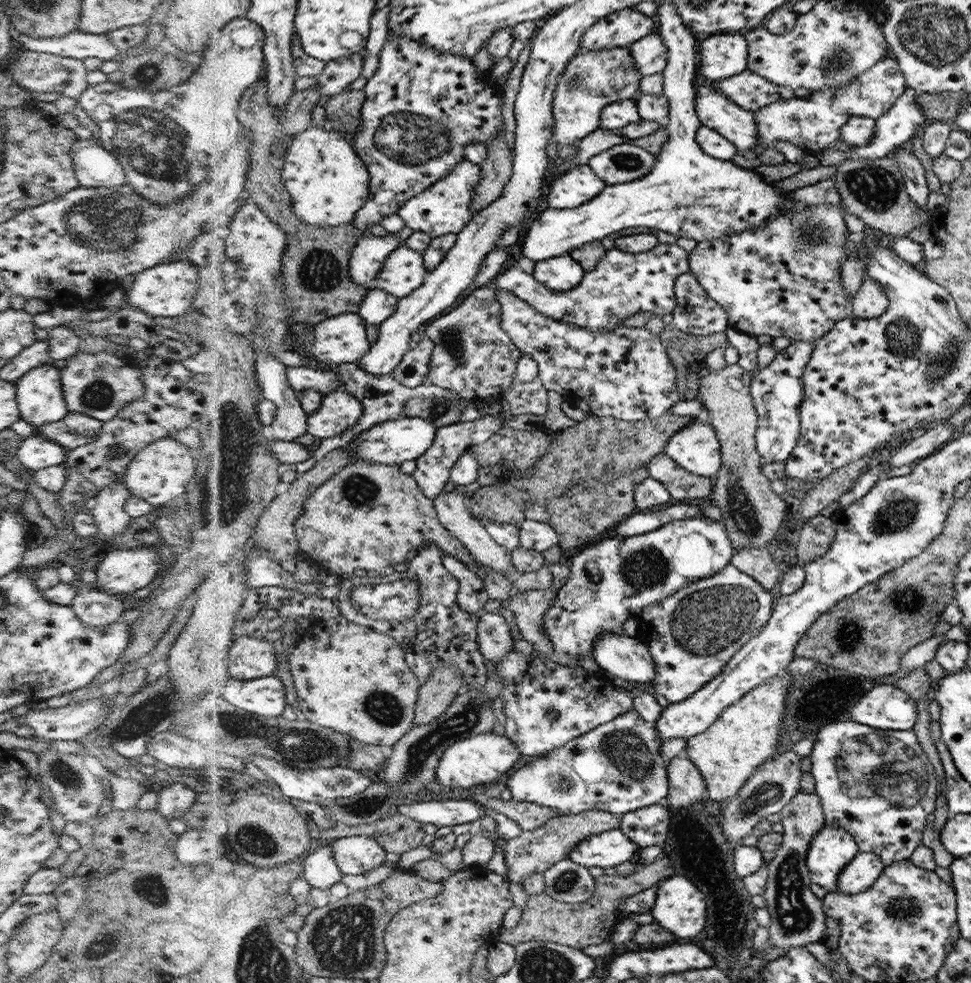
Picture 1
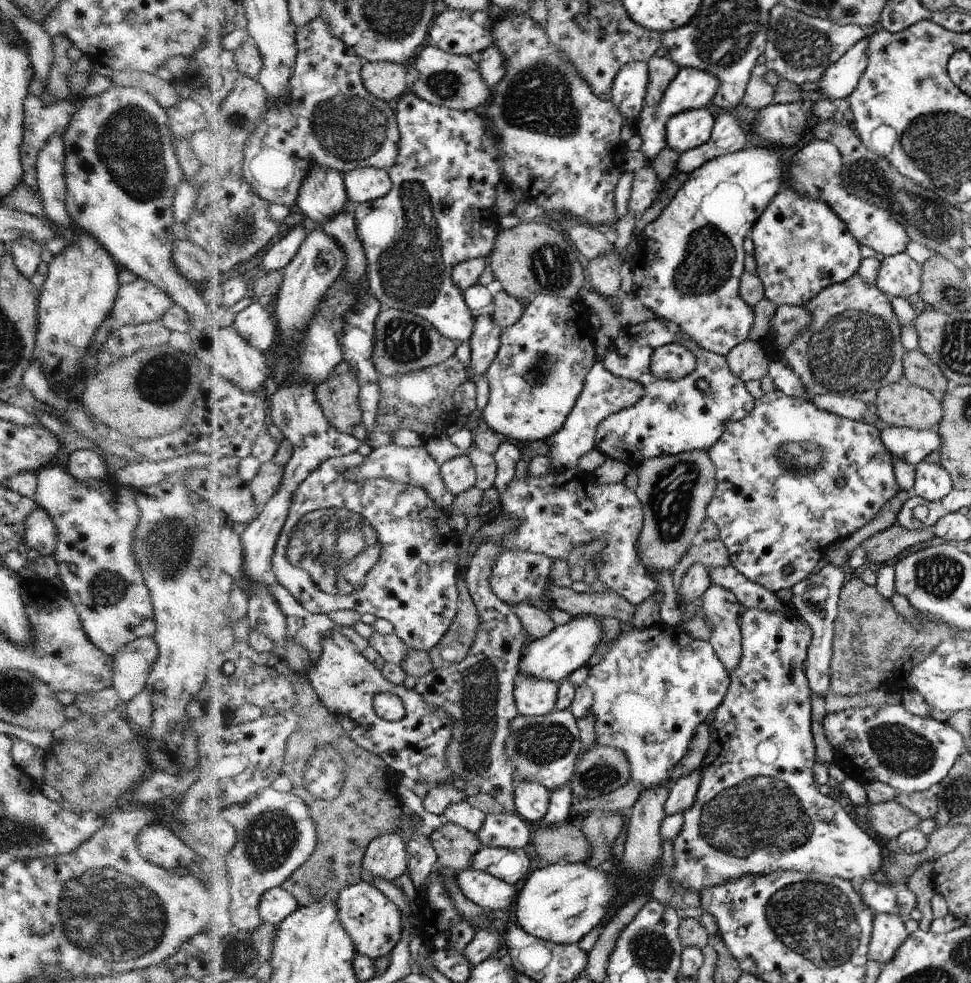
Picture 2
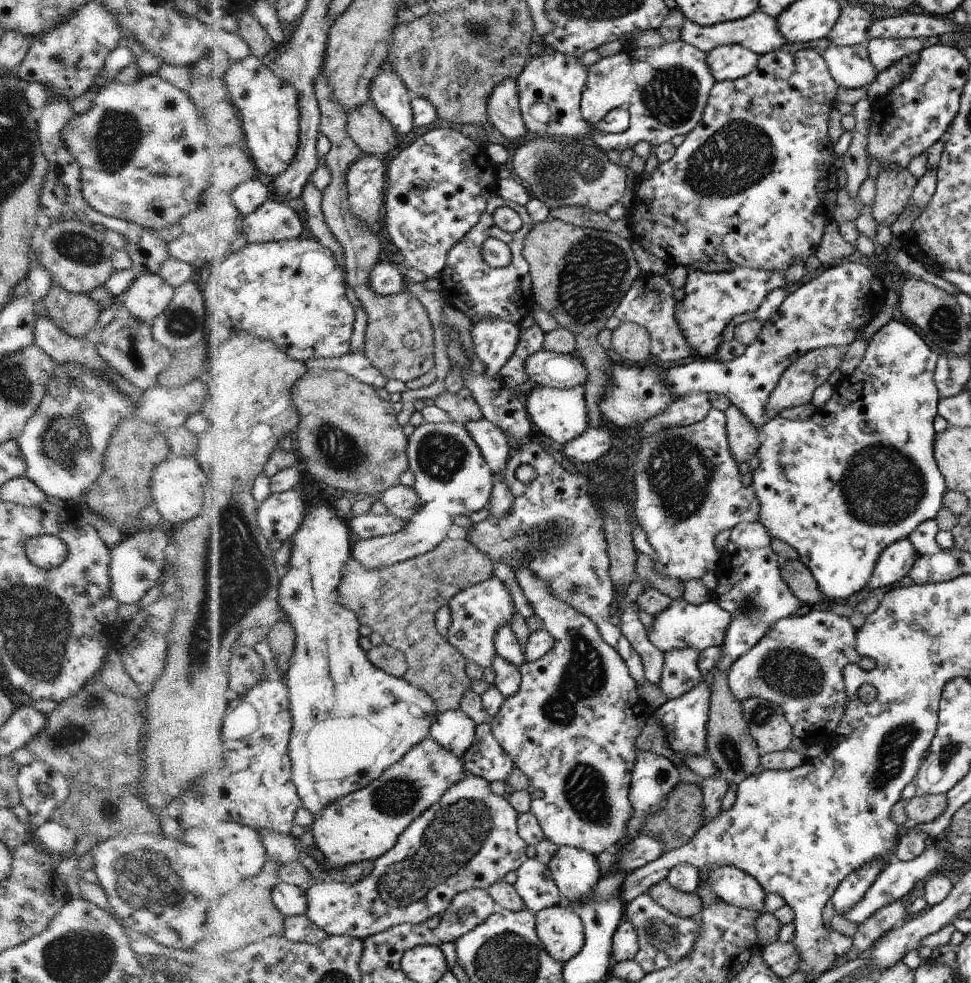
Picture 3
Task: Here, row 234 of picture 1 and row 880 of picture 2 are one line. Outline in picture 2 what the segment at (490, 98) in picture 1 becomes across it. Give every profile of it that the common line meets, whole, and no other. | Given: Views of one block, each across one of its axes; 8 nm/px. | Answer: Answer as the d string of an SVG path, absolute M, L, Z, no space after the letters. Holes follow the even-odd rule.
M370 880L347 887L339 897L342 921L356 942L358 953L366 954L374 960L392 955L394 948L402 942L404 914L400 906L383 894Z

